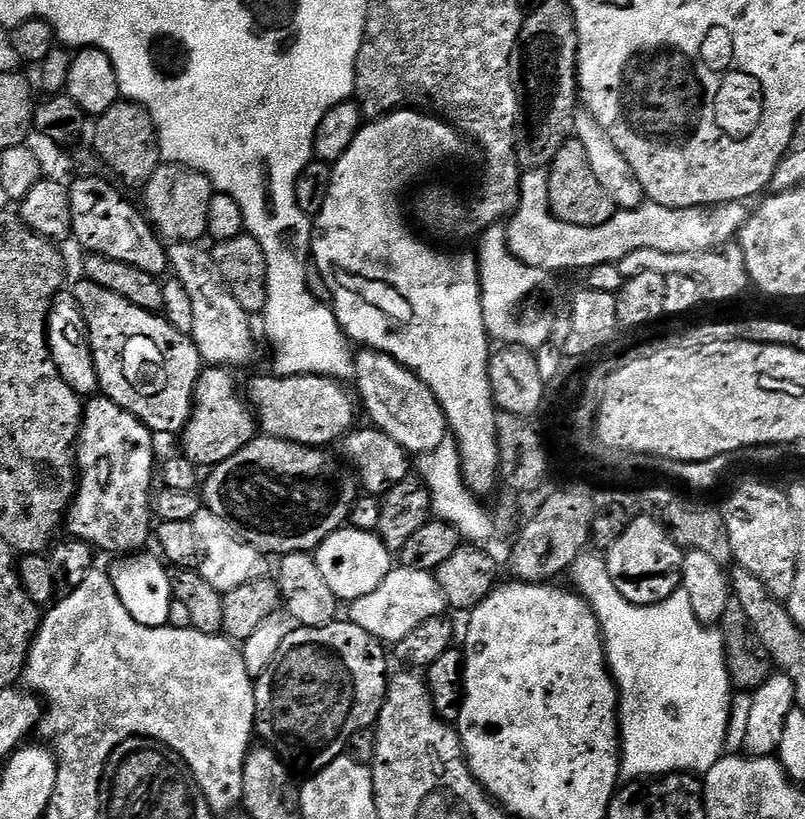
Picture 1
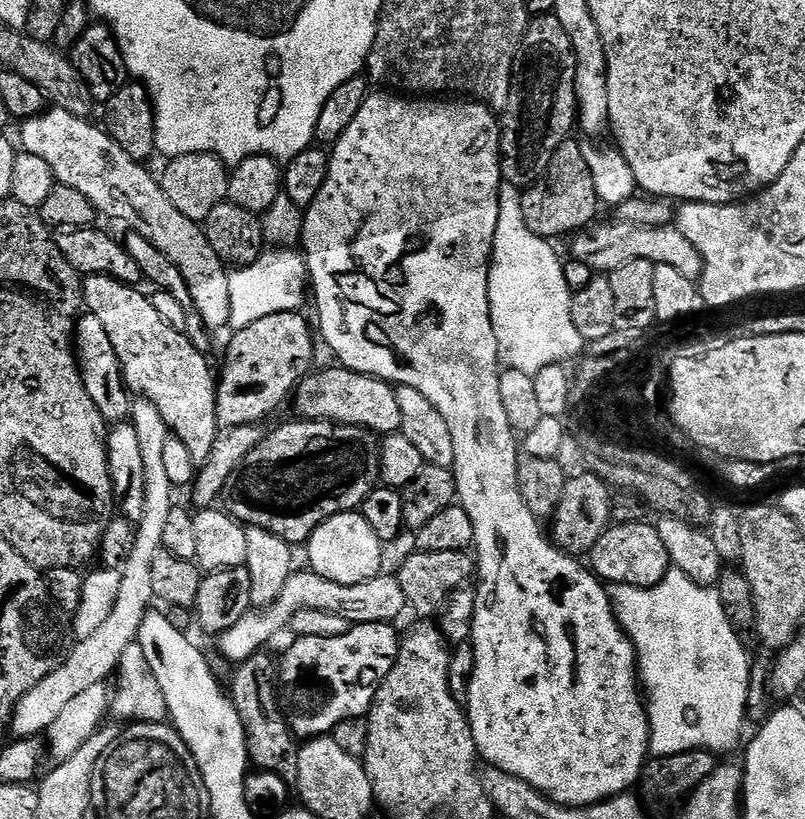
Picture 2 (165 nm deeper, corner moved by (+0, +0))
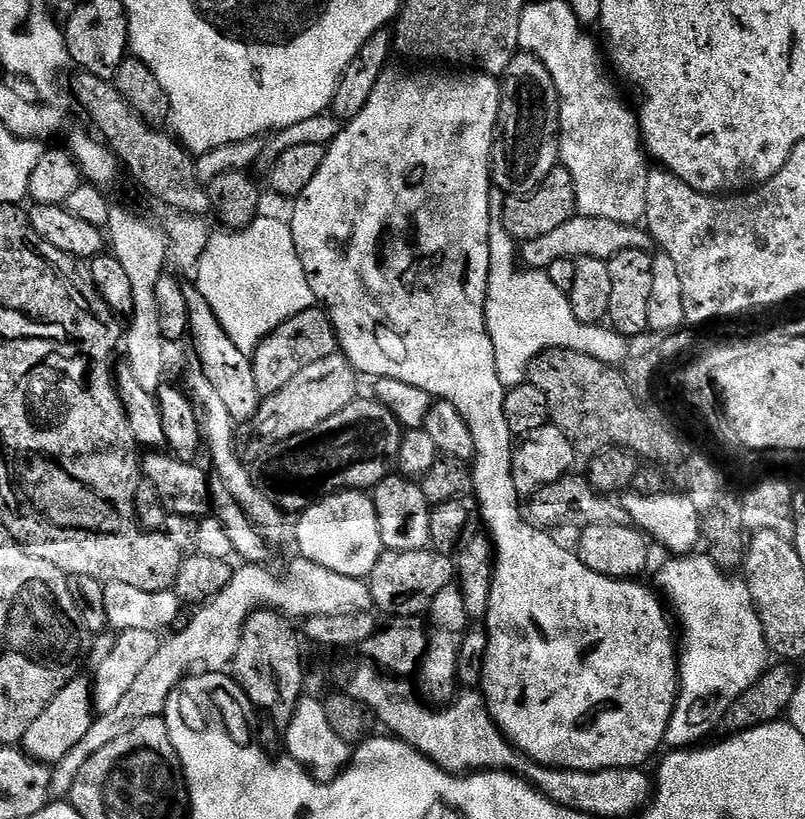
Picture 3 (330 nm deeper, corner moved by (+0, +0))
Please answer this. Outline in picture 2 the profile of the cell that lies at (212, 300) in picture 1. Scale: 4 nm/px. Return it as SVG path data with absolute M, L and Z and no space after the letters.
M64 108L47 109L21 123L21 147L23 151L45 159L57 183L81 191L99 215L126 224L127 229L138 233L165 254L186 279L203 324L211 332L227 329L230 320L230 274L227 265L214 253L203 227L186 218L174 206L162 190L159 179L154 174L152 176L141 161L131 158L103 127L98 128L92 123Z

